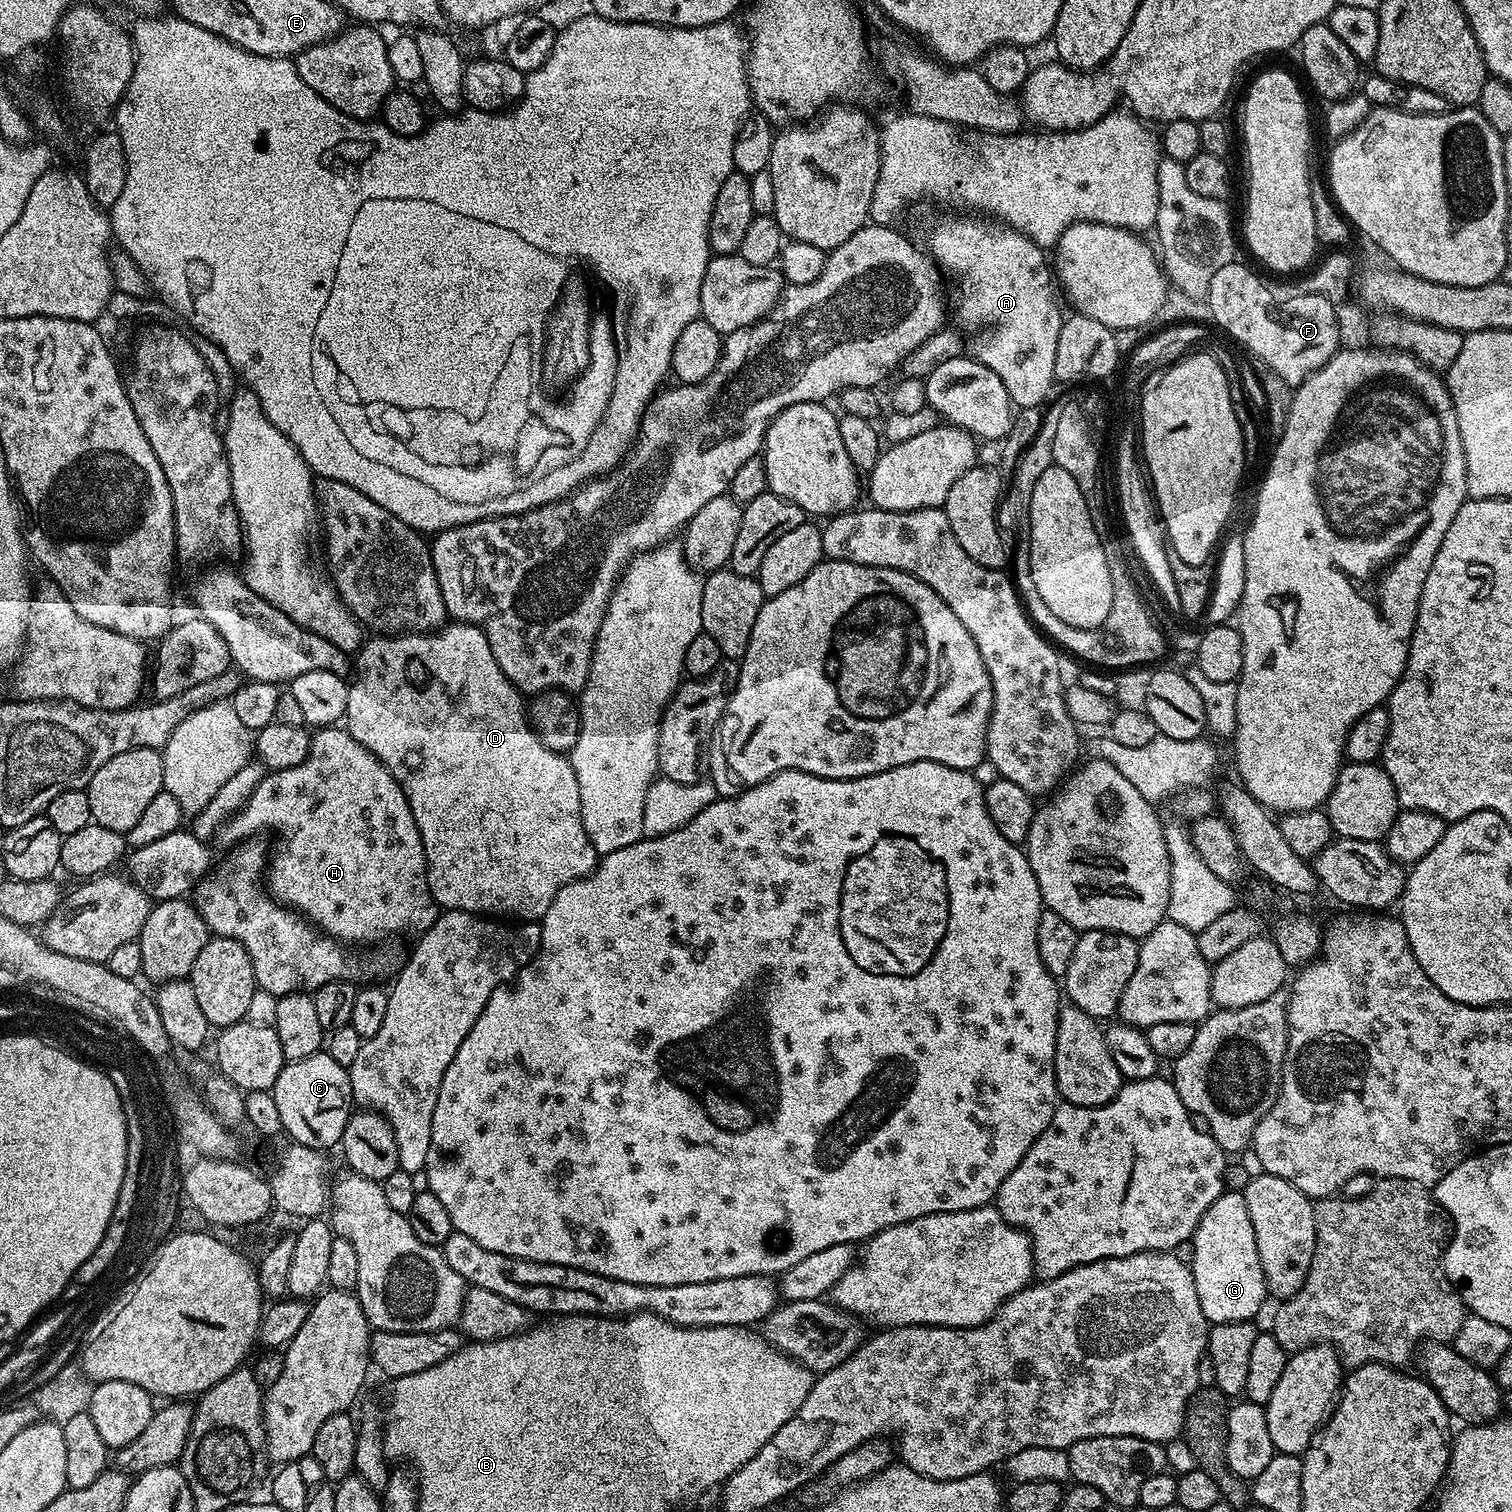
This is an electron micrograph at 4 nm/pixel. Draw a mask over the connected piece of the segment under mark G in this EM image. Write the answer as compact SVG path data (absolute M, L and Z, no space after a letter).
M1221 1192L1210 1210L1202 1214L1202 1222L1198 1222L1190 1241L1191 1248L1194 1286L1198 1290L1198 1302L1202 1302L1202 1314L1209 1325L1255 1321L1270 1293L1262 1274L1258 1242L1254 1242L1254 1226L1250 1223L1250 1210L1246 1210L1243 1192Z

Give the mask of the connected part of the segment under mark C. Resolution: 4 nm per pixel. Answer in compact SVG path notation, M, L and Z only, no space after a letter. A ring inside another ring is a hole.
M327 1051L315 1052L310 1058L287 1061L270 1091L278 1105L284 1132L292 1135L295 1143L317 1150L335 1149L339 1145L348 1117L353 1115L354 1101L348 1070L338 1066Z

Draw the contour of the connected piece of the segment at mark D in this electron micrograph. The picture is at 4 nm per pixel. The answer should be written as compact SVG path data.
M448 622L443 628L429 633L372 634L369 637L361 643L359 652L354 656L344 720L348 733L362 742L370 754L377 756L390 774L394 774L406 794L406 802L410 802L414 822L422 834L424 857L428 863L428 889L433 900L444 910L491 914L496 918L515 918L520 922L539 921L546 910L550 910L550 902L554 902L562 886L589 876L598 863L598 853L586 834L586 826L582 826L582 802L571 759L565 753L550 750L550 746L542 742L532 726L525 697L520 689L513 686L510 678L502 674L502 666L494 662L494 650L490 650L490 642L486 642L486 634L481 628L463 622Z

